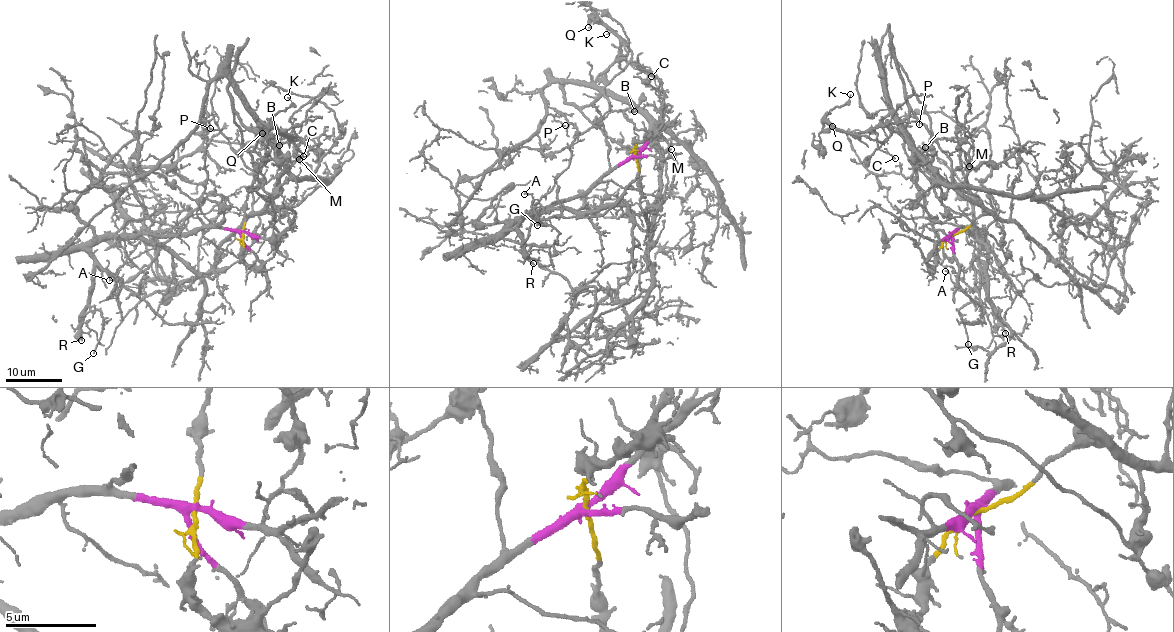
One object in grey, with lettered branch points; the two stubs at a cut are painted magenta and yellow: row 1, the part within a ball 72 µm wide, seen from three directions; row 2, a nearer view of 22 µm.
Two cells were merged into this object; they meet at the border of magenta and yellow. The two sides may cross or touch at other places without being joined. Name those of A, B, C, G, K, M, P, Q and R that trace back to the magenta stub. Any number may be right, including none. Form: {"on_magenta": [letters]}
{"on_magenta": ["A", "G", "R"]}

